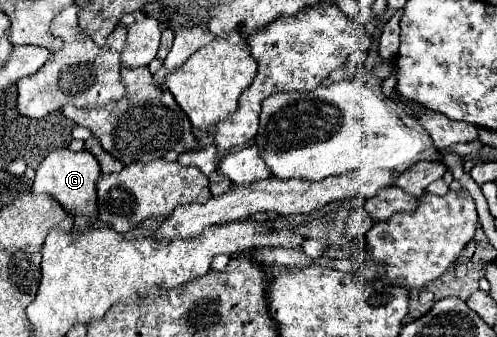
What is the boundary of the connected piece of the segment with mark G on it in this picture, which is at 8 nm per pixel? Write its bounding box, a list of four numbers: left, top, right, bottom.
[32,148,100,232]

